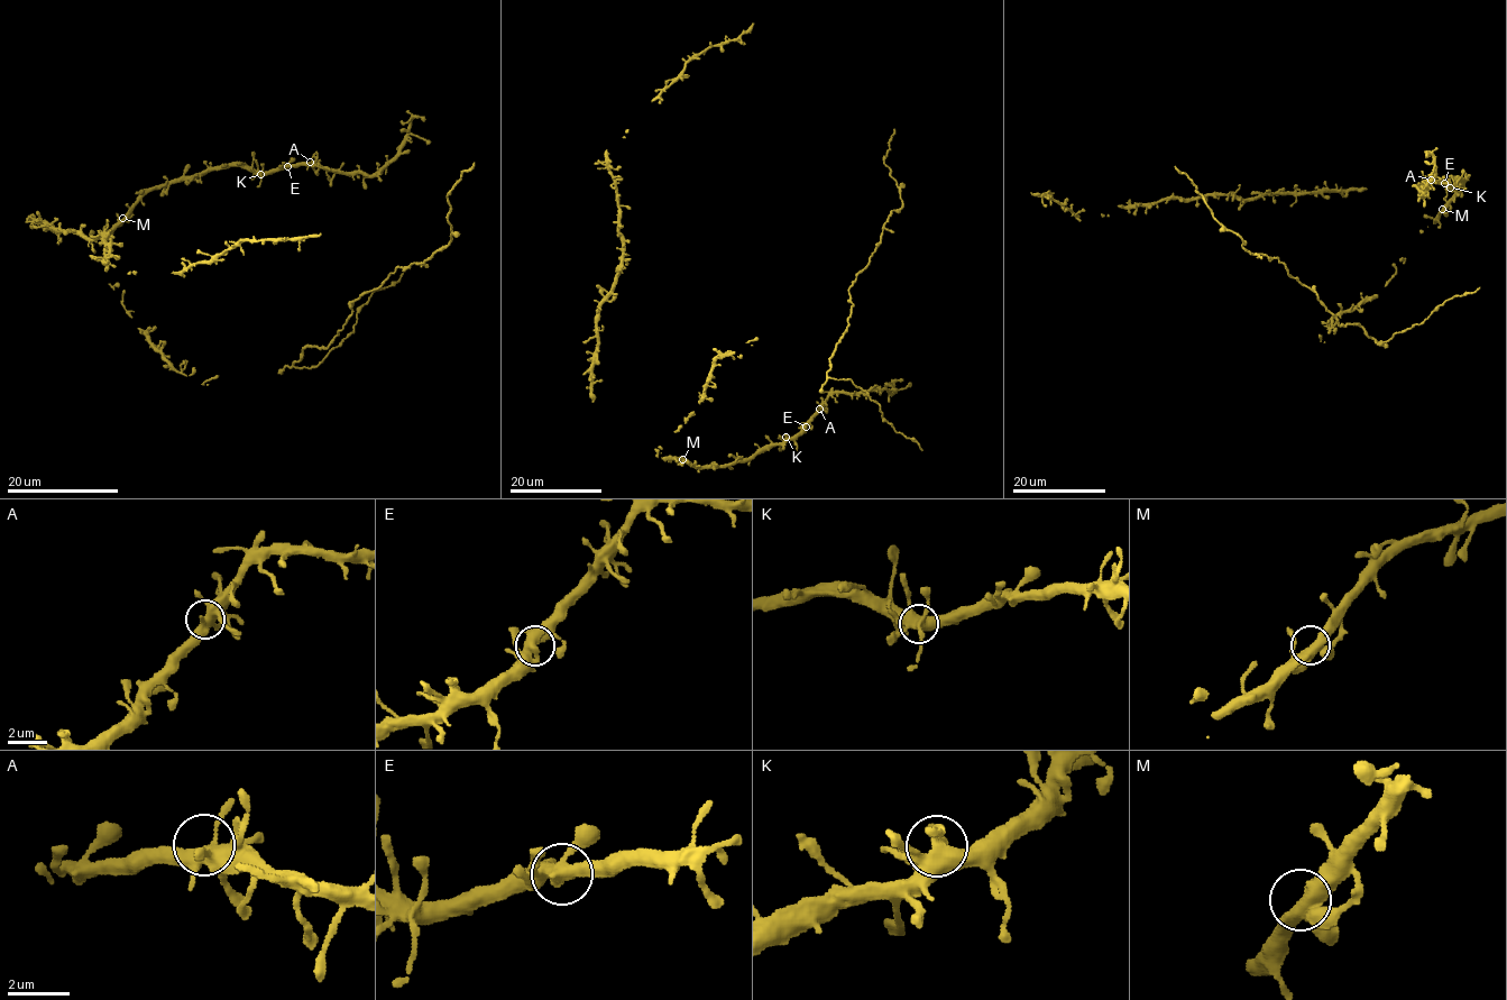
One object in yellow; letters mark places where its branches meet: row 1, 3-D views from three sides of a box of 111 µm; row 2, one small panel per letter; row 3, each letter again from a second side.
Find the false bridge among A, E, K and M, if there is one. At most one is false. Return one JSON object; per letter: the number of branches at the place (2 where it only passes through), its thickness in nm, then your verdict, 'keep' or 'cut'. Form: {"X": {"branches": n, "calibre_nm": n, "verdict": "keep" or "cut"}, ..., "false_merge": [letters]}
{"A": {"branches": 7, "calibre_nm": 440, "verdict": "keep"}, "E": {"branches": 4, "calibre_nm": 420, "verdict": "keep"}, "K": {"branches": 6, "calibre_nm": 440, "verdict": "cut"}, "M": {"branches": 5, "calibre_nm": 420, "verdict": "keep"}, "false_merge": ["K"]}

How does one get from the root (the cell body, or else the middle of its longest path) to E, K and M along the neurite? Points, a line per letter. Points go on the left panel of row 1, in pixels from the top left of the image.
E: (93, 254), (94, 239), (110, 235), (152, 190), (223, 166), (246, 166), (263, 172), (287, 166)
K: (93, 254), (94, 239), (110, 235), (152, 190), (223, 166), (246, 166), (260, 174)
M: (93, 254), (94, 239), (111, 231), (122, 218)

